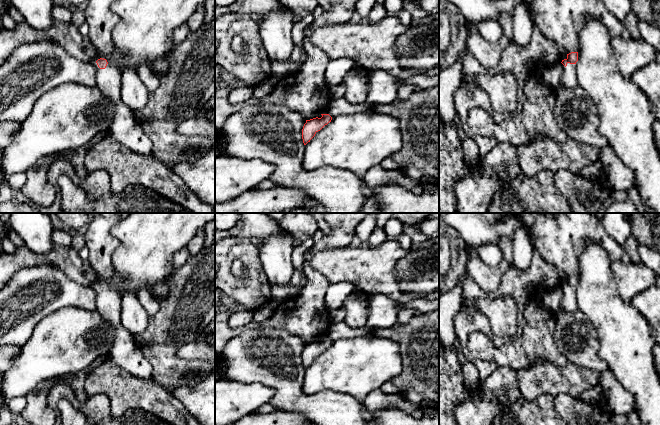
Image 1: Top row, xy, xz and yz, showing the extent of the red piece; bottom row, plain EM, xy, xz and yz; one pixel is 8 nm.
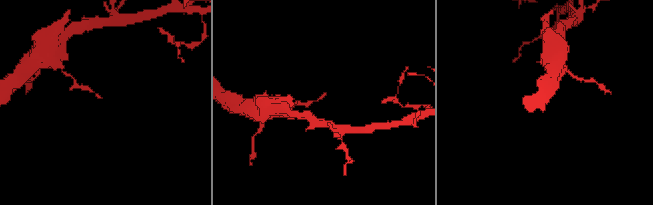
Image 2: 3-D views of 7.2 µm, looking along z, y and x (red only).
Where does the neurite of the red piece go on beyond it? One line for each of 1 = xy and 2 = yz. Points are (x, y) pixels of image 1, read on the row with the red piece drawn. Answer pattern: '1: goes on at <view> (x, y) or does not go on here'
1: goes on at xy (123, 129)
2: goes on at yz (569, 80)

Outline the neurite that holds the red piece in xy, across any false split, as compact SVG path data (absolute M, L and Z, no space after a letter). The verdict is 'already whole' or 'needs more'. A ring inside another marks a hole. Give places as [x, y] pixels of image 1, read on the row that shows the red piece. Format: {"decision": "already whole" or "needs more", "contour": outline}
{"decision": "needs more", "contour": "M106 56L93 61L96 71L96 87L115 105L114 119L108 135L126 148L140 154L151 154L152 142L146 133L135 124L131 109L121 100L121 72L109 64Z"}

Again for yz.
{"decision": "needs more", "contour": "M571 52L563 58L561 62L563 65L563 74L561 78L560 87L556 91L560 89L569 89L569 88L574 88L578 86L577 77L576 77L576 62L577 61L578 61L578 52Z"}

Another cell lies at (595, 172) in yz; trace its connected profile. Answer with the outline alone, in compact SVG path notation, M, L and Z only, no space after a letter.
M597 160L595 162L591 162L587 167L583 168L579 172L578 177L601 184L606 184L608 172L603 167L602 163Z

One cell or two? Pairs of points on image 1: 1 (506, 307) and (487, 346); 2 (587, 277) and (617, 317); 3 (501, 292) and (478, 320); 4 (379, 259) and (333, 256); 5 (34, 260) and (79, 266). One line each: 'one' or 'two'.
1: two
2: one
3: one
4: one
5: one

